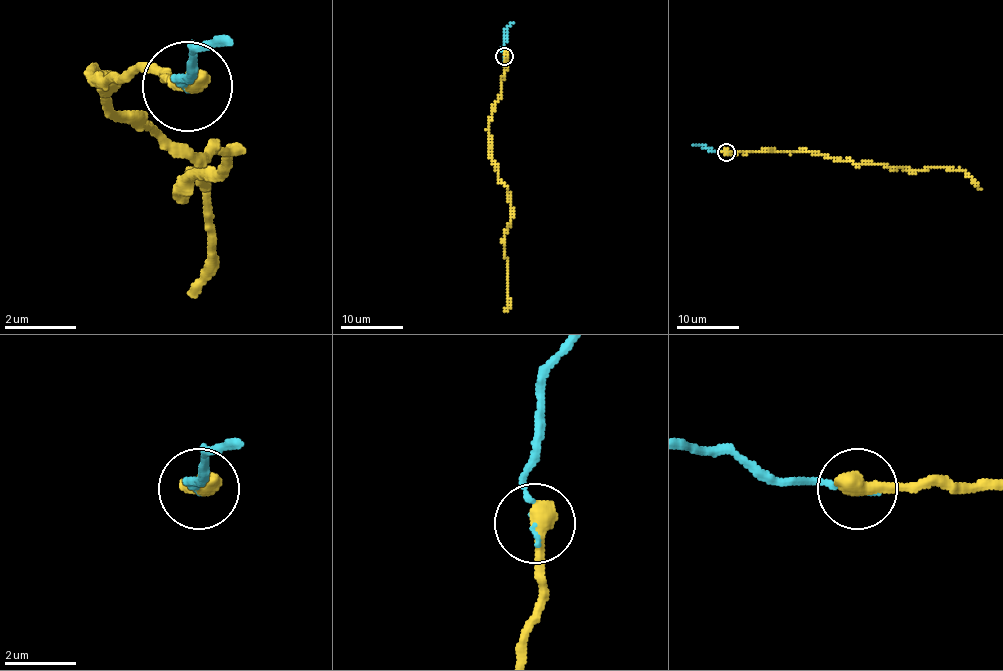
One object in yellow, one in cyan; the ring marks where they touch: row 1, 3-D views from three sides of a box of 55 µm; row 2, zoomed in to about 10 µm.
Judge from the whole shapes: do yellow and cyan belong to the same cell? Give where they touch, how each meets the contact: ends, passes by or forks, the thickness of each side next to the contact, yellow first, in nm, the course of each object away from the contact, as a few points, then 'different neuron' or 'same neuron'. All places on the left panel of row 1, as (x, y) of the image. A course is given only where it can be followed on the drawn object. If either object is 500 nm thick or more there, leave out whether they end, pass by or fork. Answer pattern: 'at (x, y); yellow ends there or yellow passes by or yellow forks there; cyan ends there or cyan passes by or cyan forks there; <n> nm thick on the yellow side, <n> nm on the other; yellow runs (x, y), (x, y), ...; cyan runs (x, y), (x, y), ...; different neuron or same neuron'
at (187, 86); 550 nm thick on the yellow side, 120 nm on the other; yellow runs (189, 83), (90, 74), (189, 155), (234, 155), (180, 191), (198, 173), (207, 281), (189, 299); cyan runs (180, 83), (198, 47), (234, 38); same neuron

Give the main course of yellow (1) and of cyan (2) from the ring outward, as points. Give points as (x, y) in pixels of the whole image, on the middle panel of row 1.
1: (505, 57), (502, 94), (489, 119), (488, 140), (497, 177), (505, 185), (513, 208), (503, 240), (505, 310)
2: (503, 57), (506, 28), (513, 22)

